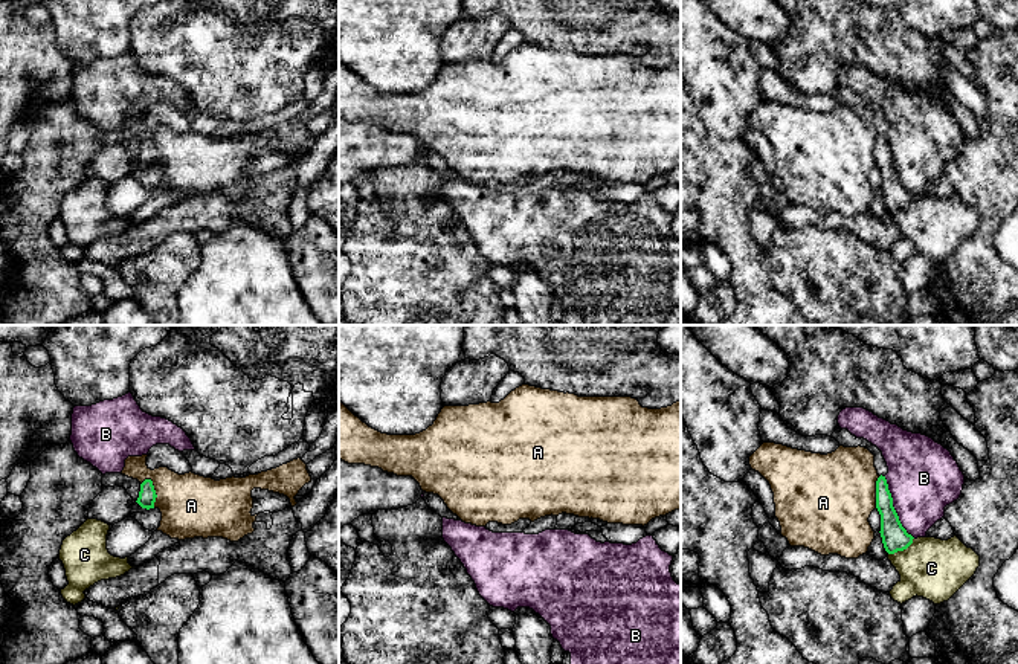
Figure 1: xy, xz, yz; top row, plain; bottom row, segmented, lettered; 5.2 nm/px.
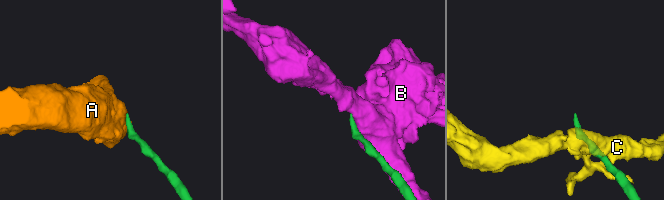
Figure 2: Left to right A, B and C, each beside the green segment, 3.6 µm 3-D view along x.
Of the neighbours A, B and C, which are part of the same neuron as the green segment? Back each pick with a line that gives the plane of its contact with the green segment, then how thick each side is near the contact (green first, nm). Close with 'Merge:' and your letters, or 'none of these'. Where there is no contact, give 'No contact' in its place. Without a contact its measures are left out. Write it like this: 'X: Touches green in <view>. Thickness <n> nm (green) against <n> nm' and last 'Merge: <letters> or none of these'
Merge: none of these

